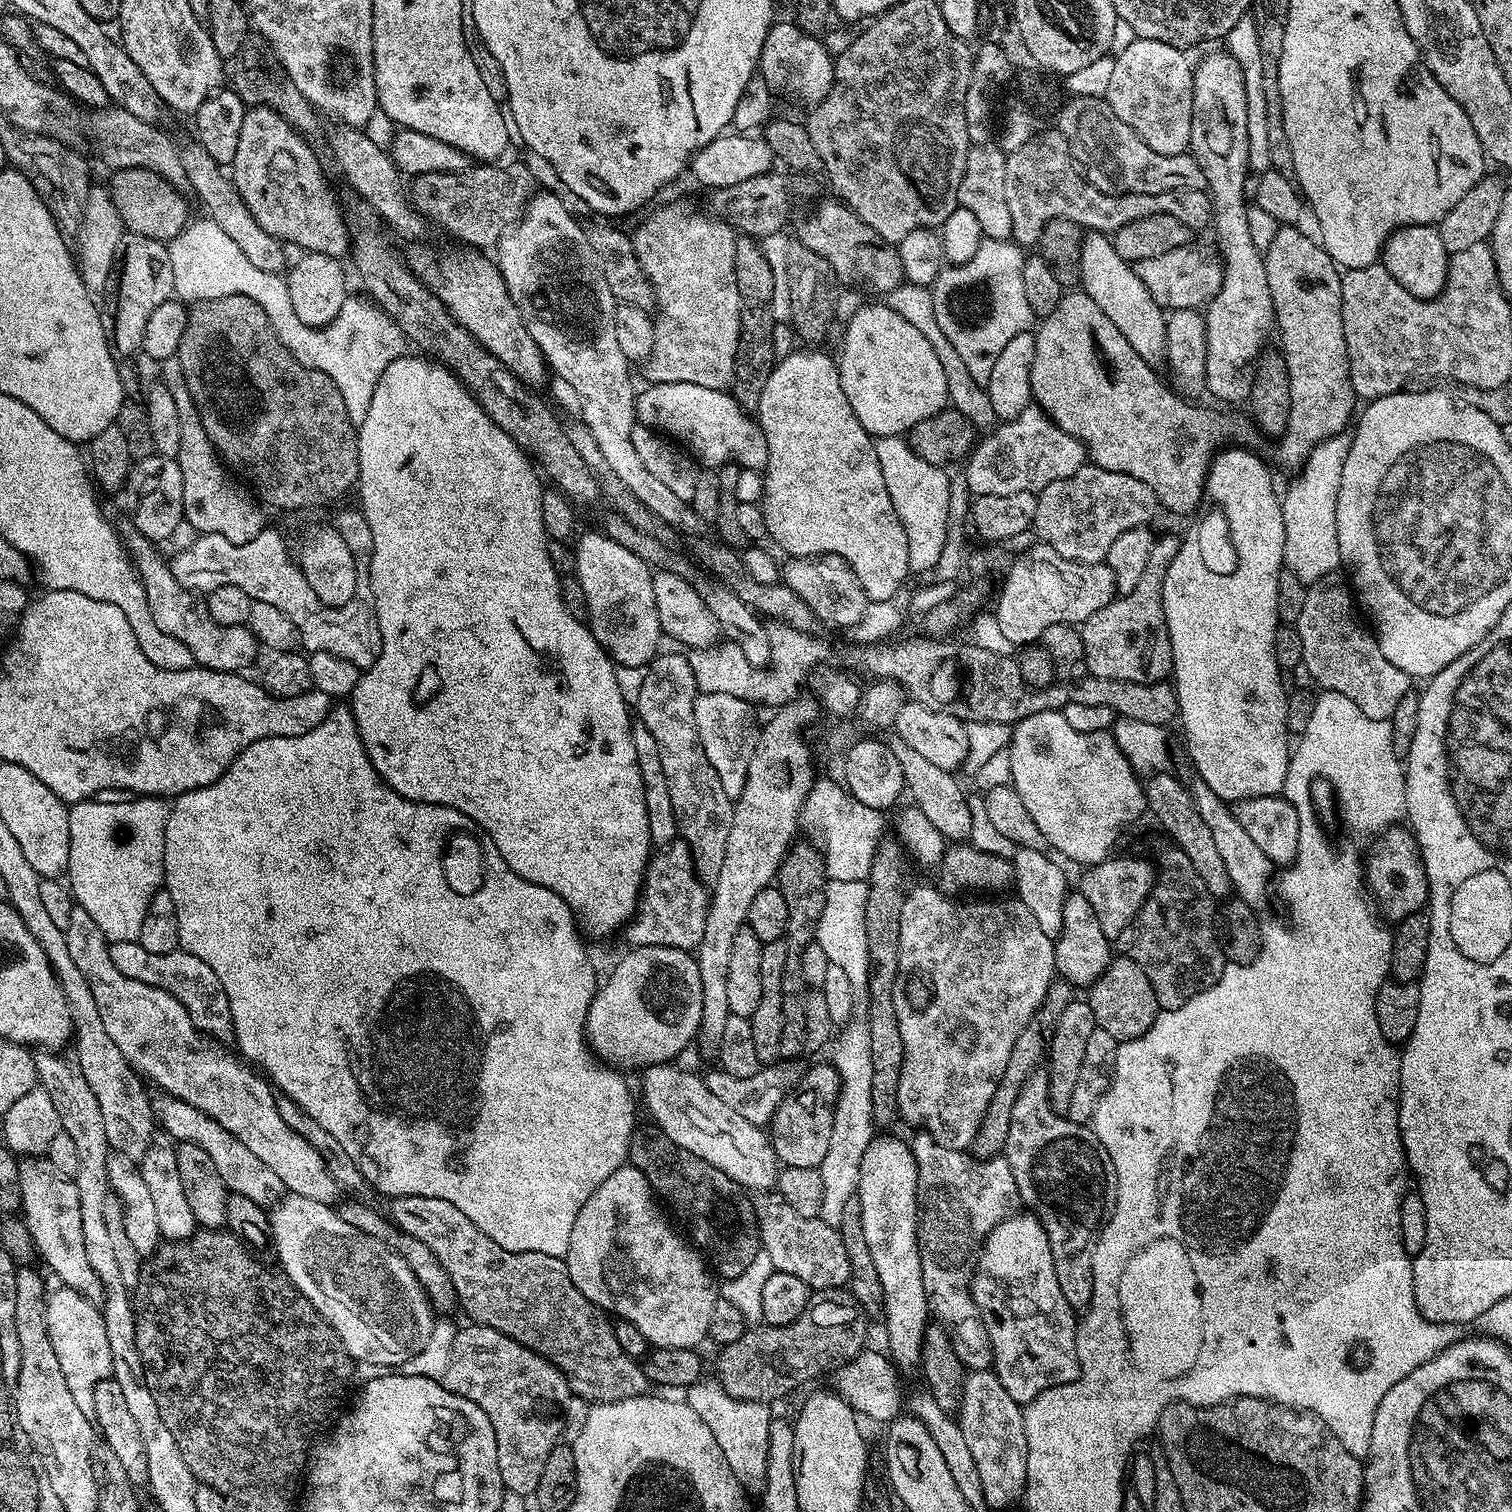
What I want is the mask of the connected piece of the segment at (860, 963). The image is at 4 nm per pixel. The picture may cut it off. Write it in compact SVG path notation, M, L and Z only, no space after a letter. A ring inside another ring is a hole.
M828 880L826 884L826 902L822 906L822 918L816 924L814 943L822 946L828 963L838 966L842 974L846 974L850 982L855 1004L852 1017L835 1033L831 1041L832 1057L830 1063L840 1079L840 1089L836 1095L836 1103L832 1106L834 1114L834 1130L830 1130L830 1146L826 1149L826 1158L820 1163L822 1174L822 1210L820 1219L833 1226L842 1222L842 1210L846 1202L856 1196L856 1187L862 1166L862 1154L866 1154L866 1146L870 1146L874 1135L872 1122L872 1087L874 1086L874 1058L870 1058L870 1026L868 1025L868 979L872 973L870 966L870 946L866 946L866 898L868 885L865 881L854 882Z

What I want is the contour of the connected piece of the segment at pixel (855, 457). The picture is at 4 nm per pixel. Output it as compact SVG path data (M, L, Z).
M793 350L783 357L773 367L770 378L762 386L762 394L758 405L758 423L762 434L766 438L768 447L768 463L762 469L764 480L764 492L762 507L766 518L766 530L768 540L776 543L782 551L793 556L841 556L852 568L856 575L856 581L860 583L861 590L869 601L893 599L896 591L904 584L904 579L910 576L908 571L908 551L906 550L906 530L902 530L902 522L894 511L894 502L890 502L890 493L886 490L886 481L882 478L882 470L878 466L878 454L876 453L876 440L869 436L868 431L854 418L854 410L850 410L850 402L846 402L846 394L842 390L840 381L840 369L837 361L832 360L824 352L799 352Z

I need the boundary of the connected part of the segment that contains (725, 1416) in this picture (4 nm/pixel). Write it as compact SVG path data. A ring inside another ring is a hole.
M714 1380L696 1381L685 1391L684 1398L706 1426L710 1427L715 1441L722 1449L723 1457L726 1458L728 1468L734 1471L734 1476L738 1478L745 1491L752 1494L762 1492L765 1486L766 1458L769 1456L769 1426L772 1421L772 1414L769 1411L771 1409L764 1404L731 1398Z

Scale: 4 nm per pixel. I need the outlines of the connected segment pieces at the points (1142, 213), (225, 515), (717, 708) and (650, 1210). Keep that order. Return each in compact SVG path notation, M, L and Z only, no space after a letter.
M1055 130L1041 131L1013 152L1007 153L1006 206L1010 208L1011 239L1021 246L1035 245L1046 222L1069 220L1081 229L1111 234L1126 222L1146 218L1155 212L1170 214L1193 230L1209 227L1212 220L1212 197L1199 188L1183 188L1157 196L1146 194L1113 194L1098 190L1080 175L1068 155L1068 143Z
M177 356L163 360L162 382L166 386L166 390L170 390L170 394L174 394L174 406L178 409L178 423L181 424L178 454L174 458L182 470L184 519L190 522L190 526L194 526L194 530L198 534L221 536L226 538L226 542L245 544L258 538L258 534L266 527L263 512L265 509L251 495L248 497L228 477L229 469L226 467L225 461L206 434L206 426L202 426L202 418L194 406L190 386L186 386L186 374L182 374L182 366Z
M701 692L694 702L694 722L698 726L702 750L706 750L710 766L714 766L714 771L718 773L726 798L733 802L742 794L742 786L746 786L746 770L750 770L750 758L754 758L762 731L761 725L756 725L755 711L757 709L751 703L731 694Z
M631 1166L614 1170L614 1174L610 1174L610 1178L606 1178L606 1182L602 1182L590 1198L586 1198L586 1206L578 1210L574 1230L570 1230L570 1246L562 1259L574 1286L578 1286L590 1302L613 1317L634 1322L634 1326L646 1334L649 1345L658 1348L696 1348L703 1340L709 1339L710 1318L718 1299L718 1284L703 1255L668 1225L659 1207L658 1197L652 1191L646 1174Z

